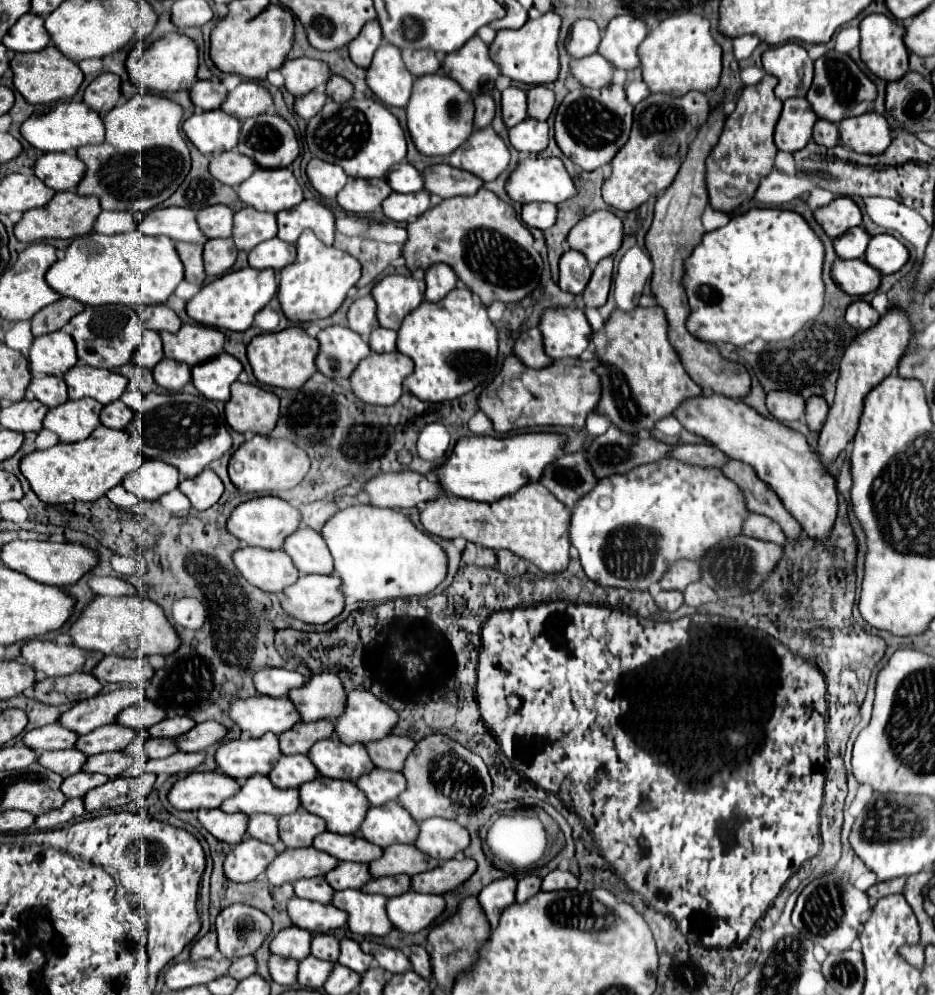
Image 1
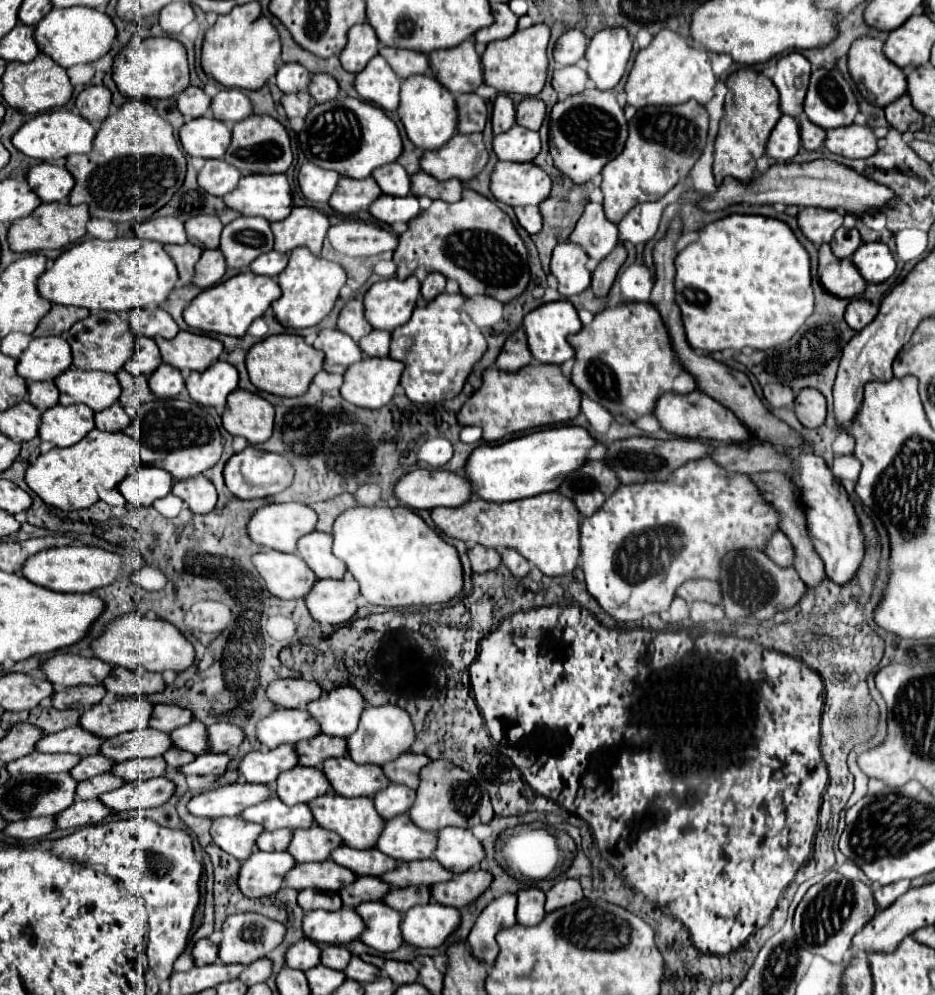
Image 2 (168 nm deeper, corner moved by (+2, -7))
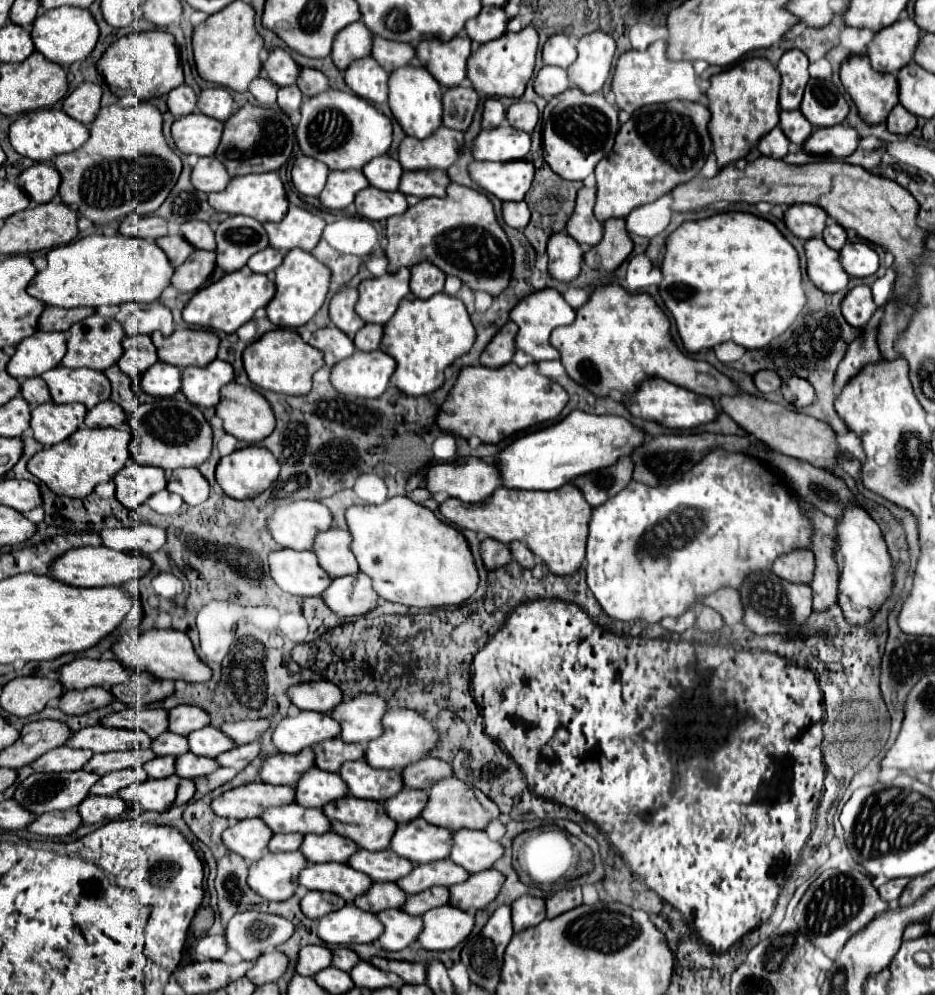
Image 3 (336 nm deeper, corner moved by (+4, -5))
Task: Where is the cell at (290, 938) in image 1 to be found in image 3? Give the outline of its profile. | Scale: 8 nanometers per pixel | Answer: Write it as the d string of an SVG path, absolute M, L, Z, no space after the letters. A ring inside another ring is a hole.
M306 946L300 950L296 972L300 976L316 976L332 964L332 950L328 946Z

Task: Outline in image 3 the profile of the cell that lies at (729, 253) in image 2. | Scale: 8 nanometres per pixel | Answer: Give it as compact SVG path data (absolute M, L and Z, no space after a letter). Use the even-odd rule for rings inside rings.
M724 212L696 222L682 222L666 238L666 252L660 270L662 282L658 292L676 320L684 348L692 354L728 340L748 350L764 348L772 338L788 330L806 304L800 282L802 274L798 252L772 222L754 214Z

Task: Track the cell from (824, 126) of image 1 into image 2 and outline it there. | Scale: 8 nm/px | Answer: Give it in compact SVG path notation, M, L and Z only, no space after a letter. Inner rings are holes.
M802 120L802 144L806 150L818 150L824 146L826 140L826 130L812 124L810 120Z

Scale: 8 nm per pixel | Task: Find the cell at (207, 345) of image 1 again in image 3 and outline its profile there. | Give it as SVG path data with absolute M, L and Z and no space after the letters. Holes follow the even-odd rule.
M174 330L172 336L162 336L160 332L152 334L152 342L158 350L158 360L172 364L176 368L198 366L204 368L216 358L218 336L210 330Z

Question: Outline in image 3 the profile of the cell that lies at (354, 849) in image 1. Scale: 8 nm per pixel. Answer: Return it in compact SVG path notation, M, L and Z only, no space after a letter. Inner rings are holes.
M358 850L348 862L354 870L364 872L372 882L396 882L414 870L414 864L402 856L396 856L392 850L370 852Z

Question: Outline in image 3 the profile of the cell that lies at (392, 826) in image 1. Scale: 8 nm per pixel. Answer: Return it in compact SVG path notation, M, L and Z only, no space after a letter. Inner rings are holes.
M416 818L398 826L390 850L406 860L412 860L414 864L426 864L448 858L452 844L452 832L448 828L440 828L424 818Z

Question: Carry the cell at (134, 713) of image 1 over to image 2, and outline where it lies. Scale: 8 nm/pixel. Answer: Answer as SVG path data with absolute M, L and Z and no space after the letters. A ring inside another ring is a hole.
M156 704L152 710L152 716L150 716L150 726L160 732L170 732L170 730L176 730L178 726L190 724L190 720L192 720L192 716L186 708Z

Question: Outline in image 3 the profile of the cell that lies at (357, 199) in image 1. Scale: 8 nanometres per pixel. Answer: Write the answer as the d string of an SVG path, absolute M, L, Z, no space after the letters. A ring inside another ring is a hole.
M354 168L348 172L332 170L328 174L328 182L324 190L320 192L320 202L330 210L342 210L348 204L352 204L356 192L364 190L366 186L368 180L362 174L362 170L354 170Z

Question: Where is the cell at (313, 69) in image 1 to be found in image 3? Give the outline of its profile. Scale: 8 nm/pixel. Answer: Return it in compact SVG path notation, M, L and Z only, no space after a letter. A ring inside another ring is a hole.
M274 48L268 52L268 58L262 62L262 68L268 72L268 78L278 86L292 86L298 80L300 68L290 58L290 54L282 48Z

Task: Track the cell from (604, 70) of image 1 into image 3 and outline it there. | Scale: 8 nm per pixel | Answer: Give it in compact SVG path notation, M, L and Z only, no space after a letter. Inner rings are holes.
M544 66L534 80L534 90L538 96L550 100L552 96L562 94L564 90L568 90L568 76L564 68L556 68L556 66Z

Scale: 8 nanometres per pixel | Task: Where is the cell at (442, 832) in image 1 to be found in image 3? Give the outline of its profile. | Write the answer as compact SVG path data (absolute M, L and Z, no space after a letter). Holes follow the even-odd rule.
M458 830L454 832L454 846L450 860L466 868L470 874L488 870L496 860L504 856L504 846L492 842L486 832L480 830Z

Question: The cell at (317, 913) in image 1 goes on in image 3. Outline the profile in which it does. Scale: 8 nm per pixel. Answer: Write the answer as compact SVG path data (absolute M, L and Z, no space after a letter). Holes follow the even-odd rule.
M346 904L344 908L318 920L318 936L326 944L370 944L376 942L382 932L384 924L378 916L364 912L354 904Z

